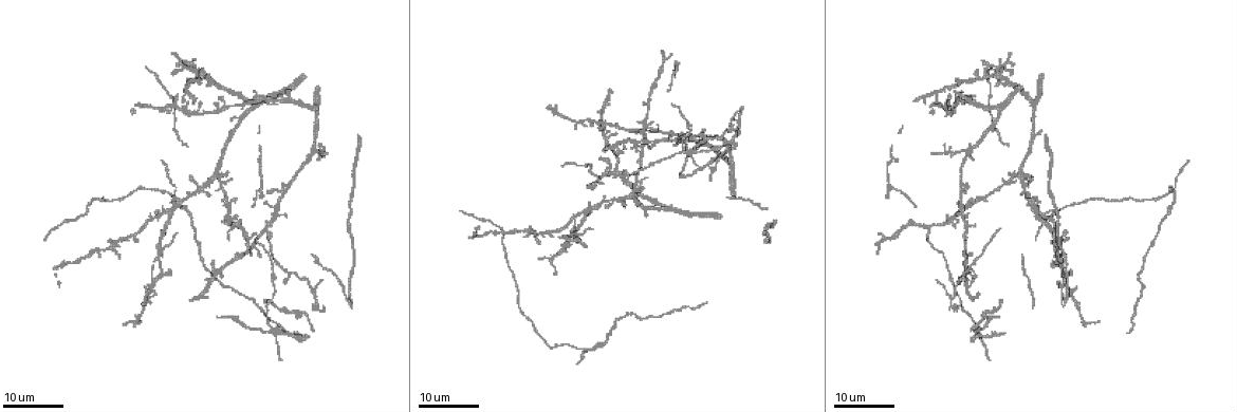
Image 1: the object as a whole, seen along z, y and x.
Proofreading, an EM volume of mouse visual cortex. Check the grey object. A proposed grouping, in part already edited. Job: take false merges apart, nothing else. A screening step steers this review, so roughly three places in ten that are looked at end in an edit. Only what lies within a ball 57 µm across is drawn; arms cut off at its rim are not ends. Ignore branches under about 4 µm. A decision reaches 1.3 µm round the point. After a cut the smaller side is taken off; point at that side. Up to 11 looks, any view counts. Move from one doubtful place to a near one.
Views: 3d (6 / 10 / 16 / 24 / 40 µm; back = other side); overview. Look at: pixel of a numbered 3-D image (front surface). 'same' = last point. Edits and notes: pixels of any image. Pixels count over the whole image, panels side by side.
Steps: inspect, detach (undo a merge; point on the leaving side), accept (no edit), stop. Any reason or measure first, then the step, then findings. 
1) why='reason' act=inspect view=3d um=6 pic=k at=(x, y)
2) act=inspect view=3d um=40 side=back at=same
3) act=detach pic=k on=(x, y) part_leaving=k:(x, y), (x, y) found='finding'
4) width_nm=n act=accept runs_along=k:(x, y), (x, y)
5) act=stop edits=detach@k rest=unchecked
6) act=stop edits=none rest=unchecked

why='looks like a crossing' act=inspect view=3d um=16 pic=1 at=(616, 174)

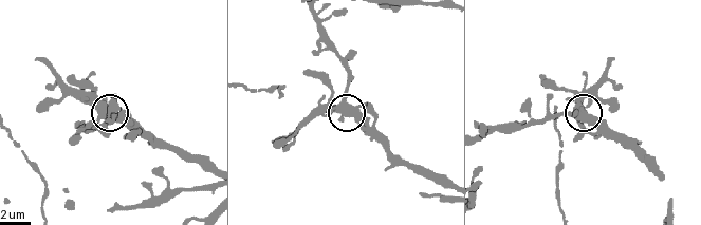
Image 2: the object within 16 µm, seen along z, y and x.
act=inspect view=3d um=10 pic=2 at=(349, 115)

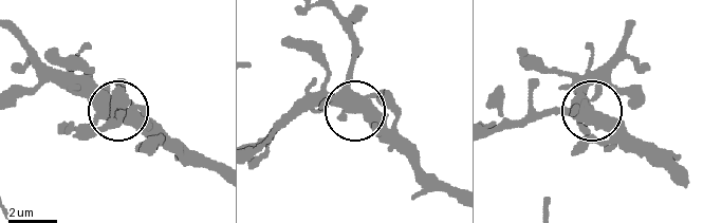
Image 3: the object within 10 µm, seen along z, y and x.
arms=4 act=accept found='continuous, no second neuron'

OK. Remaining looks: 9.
why='four-way junction' act=inspect view=3d um=16 pic=1 at=(1043, 215)

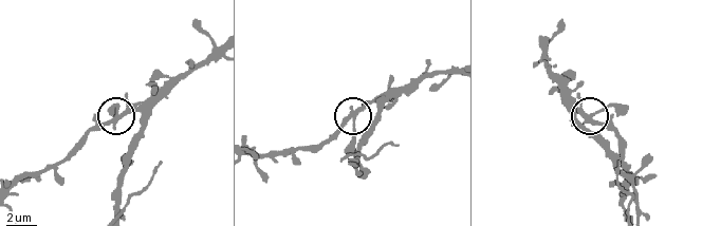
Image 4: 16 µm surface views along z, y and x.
why='closer look' act=inspect view=3d um=10 pic=4 at=(591, 116)

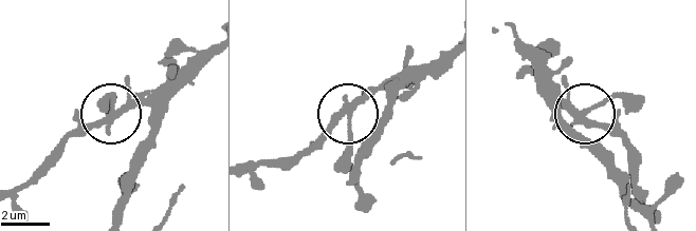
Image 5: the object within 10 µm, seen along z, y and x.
act=inspect view=3d um=6 pic=5 at=(586, 114)

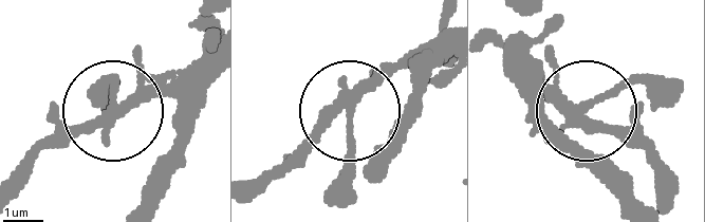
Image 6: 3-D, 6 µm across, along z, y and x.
act=accept runs_along=6:(517, 41), (554, 88), (583, 105), (645, 78), (671, 78) found='all the same neuron'

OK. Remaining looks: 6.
why='a fork' act=inspect view=3d um=16 pic=1 at=(670, 142)

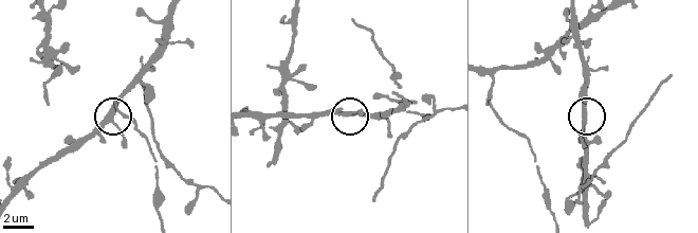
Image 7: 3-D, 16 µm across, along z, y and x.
act=inspect view=3d um=6 pic=7 at=(109, 120)

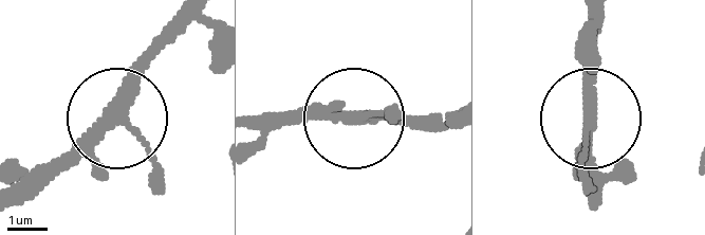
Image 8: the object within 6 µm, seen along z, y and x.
width_nm=240 act=accept found='continuous, no second neuron'

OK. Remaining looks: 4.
act=inspect view=3d um=24 pic=1 at=(153, 285)

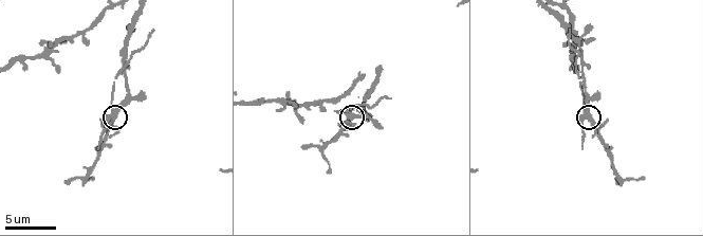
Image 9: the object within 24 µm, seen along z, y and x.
act=inspect view=3d um=6 pic=9 at=(586, 117)

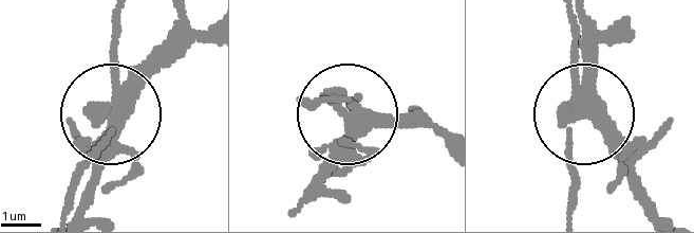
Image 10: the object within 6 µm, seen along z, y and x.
arms=4 act=detach pic=10 on=(113, 41) part_leaving=10:(115, 91), (115, 14) found='a second neuron is stuck on'

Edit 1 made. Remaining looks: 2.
act=stop edits=detach@10 rest=unchecked

